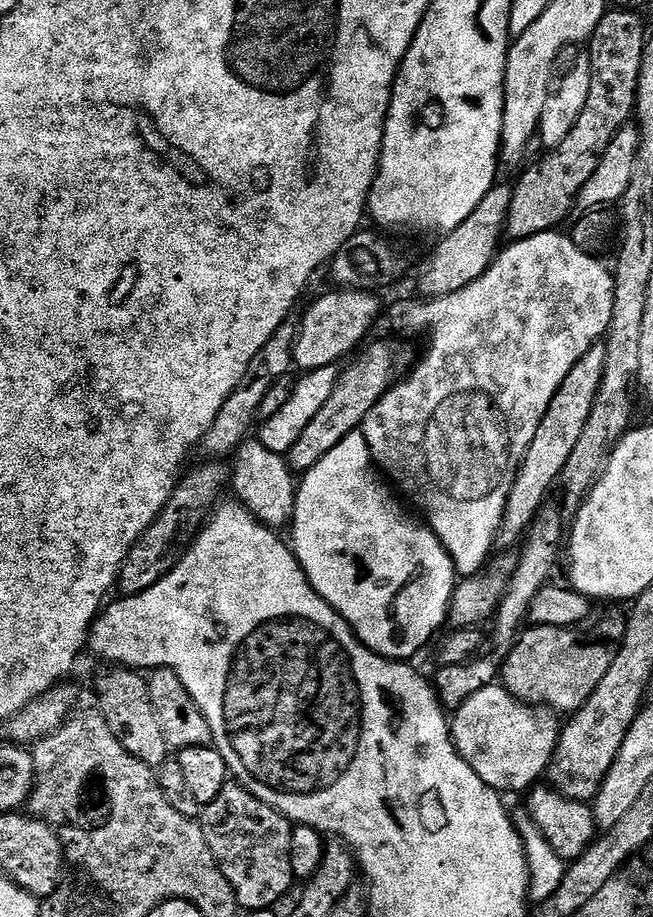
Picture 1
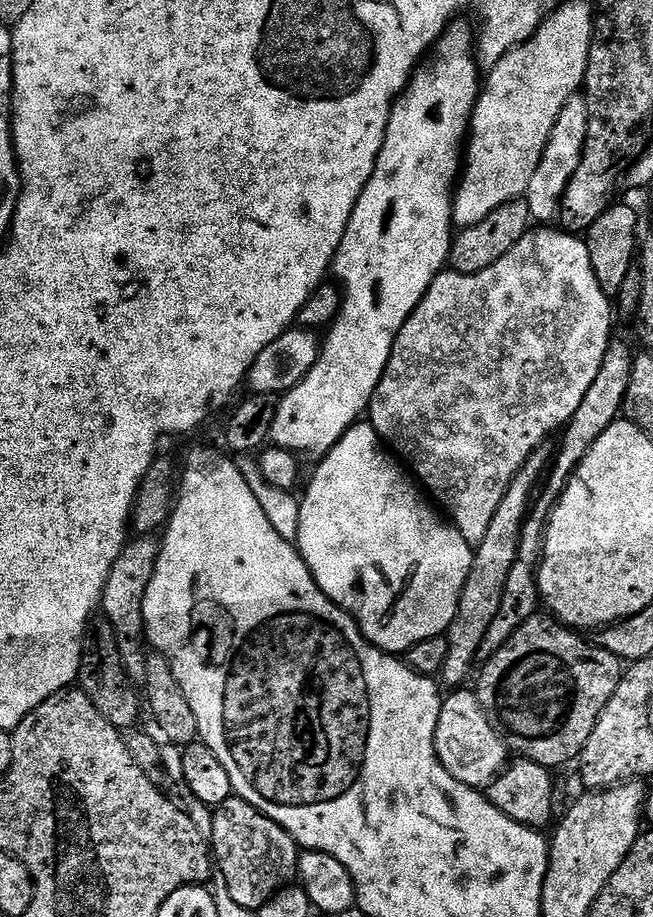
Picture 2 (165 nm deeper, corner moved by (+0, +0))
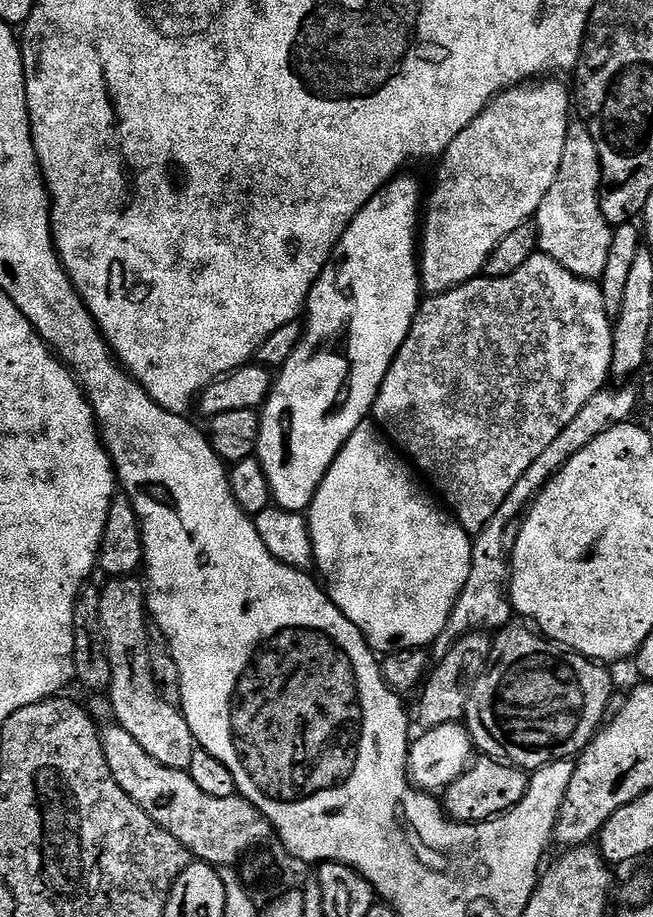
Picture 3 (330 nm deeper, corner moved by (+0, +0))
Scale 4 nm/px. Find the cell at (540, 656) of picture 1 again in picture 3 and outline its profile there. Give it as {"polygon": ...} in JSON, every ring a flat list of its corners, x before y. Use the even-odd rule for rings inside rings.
{"polygon":[[527,623,507,624,495,633,488,669,478,678,470,694,466,727,472,736,473,745,479,751,481,748,485,757,501,756,507,763,525,770,544,768,555,760,579,757,592,743,593,736,600,731,609,715,612,676,607,671,611,672,603,663,587,660,577,652,553,644]]}

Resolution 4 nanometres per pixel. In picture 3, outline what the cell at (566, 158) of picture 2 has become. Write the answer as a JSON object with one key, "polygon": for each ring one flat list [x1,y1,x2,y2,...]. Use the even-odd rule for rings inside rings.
{"polygon":[[569,123,566,134,566,147,562,150,562,166,558,166,558,178,554,178,554,186,546,190,546,198,542,198,542,206,538,206,534,223,539,240,539,251,543,255,554,258,570,274,574,274,583,280,599,281,606,270,606,260,610,255,610,246,613,236,613,225,606,222,606,218,600,209,600,155,594,138,590,138,590,130,587,123]]}

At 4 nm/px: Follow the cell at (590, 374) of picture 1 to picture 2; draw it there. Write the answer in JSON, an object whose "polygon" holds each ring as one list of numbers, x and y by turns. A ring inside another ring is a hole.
{"polygon":[[541,446,530,454,528,461,514,474,506,494,502,494,502,502,498,502,498,510,494,510,494,518,486,529,486,538,475,545,472,554,472,569,466,578,466,586,462,586,462,594,458,598,458,610,454,614,454,622,448,627,448,649,442,680,445,685,460,686,472,672,472,663,480,656,482,638,486,638,486,630,490,630,490,622,494,622,498,614,498,606,502,604,502,590,506,590,506,578,510,574,510,566,516,561,516,550,520,546,520,532,524,529,524,521,528,517,538,485,550,466,550,452]]}

